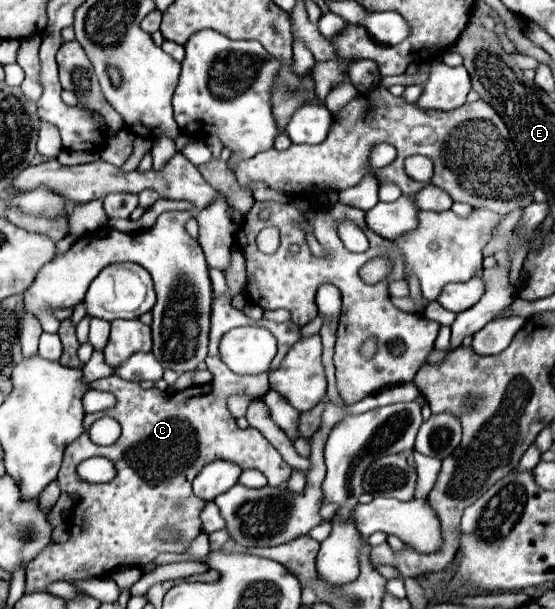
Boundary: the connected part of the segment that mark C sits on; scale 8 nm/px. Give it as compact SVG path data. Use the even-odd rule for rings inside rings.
M240 251L231 253L231 263L226 275L228 281L228 297L226 299L214 299L212 305L212 329L210 329L210 347L208 347L208 357L206 357L206 365L208 371L212 373L212 381L204 383L204 385L194 385L188 387L184 391L172 393L170 397L162 395L162 391L158 387L152 389L140 389L138 383L130 383L130 381L122 381L116 375L98 379L90 383L90 389L94 391L106 391L112 393L116 397L116 405L112 409L106 411L98 411L92 415L84 417L84 429L88 429L96 419L108 415L112 419L116 419L122 425L122 435L118 437L118 441L114 445L108 447L100 447L96 443L90 441L88 433L82 433L76 441L72 441L66 449L64 449L64 459L62 459L62 467L58 473L58 483L60 489L66 493L76 493L78 495L78 503L74 505L66 525L68 525L68 533L70 539L68 543L52 543L48 545L48 549L44 549L38 559L34 559L32 563L28 563L26 567L26 593L36 593L36 591L46 591L46 587L54 581L84 581L84 579L100 579L106 577L112 569L116 569L118 565L130 565L130 567L144 567L148 565L158 553L170 551L170 553L184 553L188 551L190 543L196 539L196 535L202 533L202 525L200 525L200 513L206 507L206 501L198 499L192 493L192 481L194 477L200 473L200 469L216 459L222 461L232 461L242 469L258 469L266 475L268 485L282 485L282 481L286 481L292 473L292 469L284 463L284 459L280 457L280 453L262 437L260 431L242 431L236 425L236 419L230 415L226 401L232 395L248 395L254 399L260 399L268 393L268 375L236 375L232 371L228 371L228 367L224 367L224 363L218 357L218 343L220 337L230 331L232 327L238 325L250 325L254 323L250 317L246 317L242 311L234 309L230 305L230 299L236 295L236 291L242 291L246 285L246 266L245 258ZM90 457L106 457L112 459L114 467L116 467L116 477L108 483L88 483L84 479L78 477L76 467ZM160 527L174 527L182 533L180 543L160 543L156 533Z

